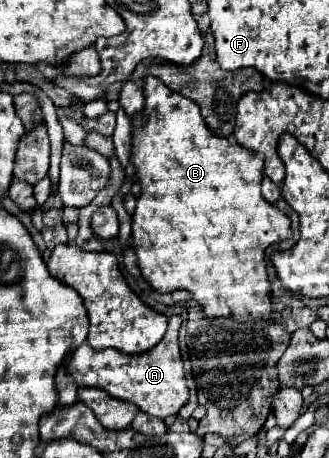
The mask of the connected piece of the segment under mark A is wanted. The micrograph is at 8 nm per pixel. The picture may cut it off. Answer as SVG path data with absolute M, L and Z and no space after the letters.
M172 316L168 322L166 336L152 348L152 352L144 352L140 356L122 354L118 350L106 348L106 350L94 350L88 342L84 342L70 358L68 374L78 382L78 386L96 386L100 390L106 390L112 398L126 400L138 406L138 410L156 416L156 418L168 418L178 416L180 410L188 404L188 384L186 384L186 372L180 356L178 346L178 330L182 326L180 316Z

